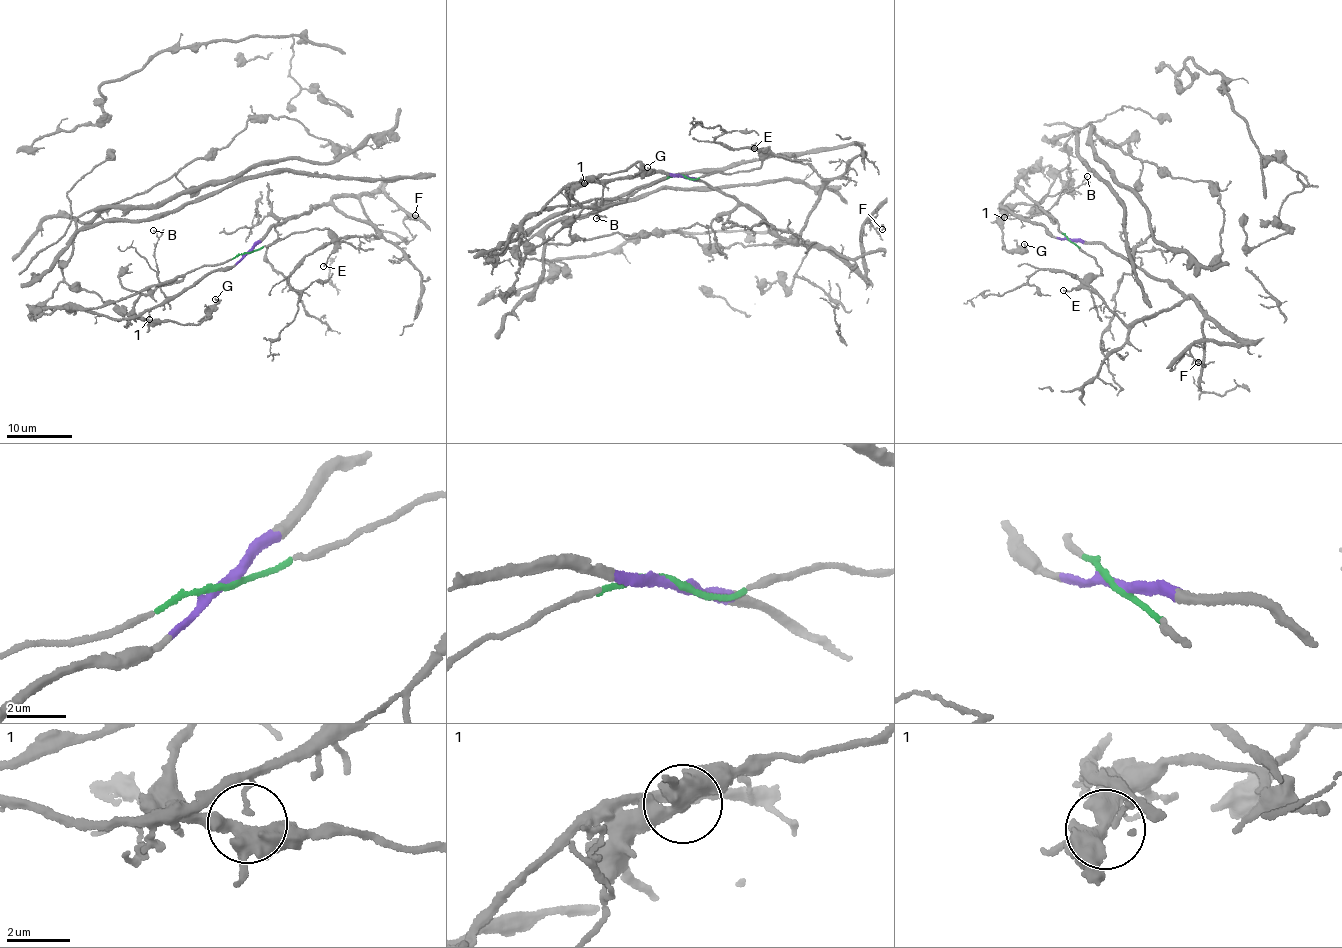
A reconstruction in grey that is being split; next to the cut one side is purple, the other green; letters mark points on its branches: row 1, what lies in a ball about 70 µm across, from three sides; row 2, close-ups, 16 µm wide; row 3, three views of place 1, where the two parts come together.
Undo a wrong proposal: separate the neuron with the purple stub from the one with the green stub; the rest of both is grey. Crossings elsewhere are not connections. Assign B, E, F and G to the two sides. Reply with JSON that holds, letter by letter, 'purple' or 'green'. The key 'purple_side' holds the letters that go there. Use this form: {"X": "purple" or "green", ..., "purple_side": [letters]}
{"B": "purple", "E": "green", "F": "purple", "G": "green", "purple_side": ["B", "F"]}

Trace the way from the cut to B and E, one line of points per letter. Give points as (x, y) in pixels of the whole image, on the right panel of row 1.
B: (1069, 239), (1052, 234), (1040, 222), (1030, 222), (1023, 216), (1046, 212), (1062, 195), (1082, 184), (1087, 175)
E: (1069, 239), (1092, 257), (1102, 272), (1089, 276), (1081, 285), (1063, 291)

